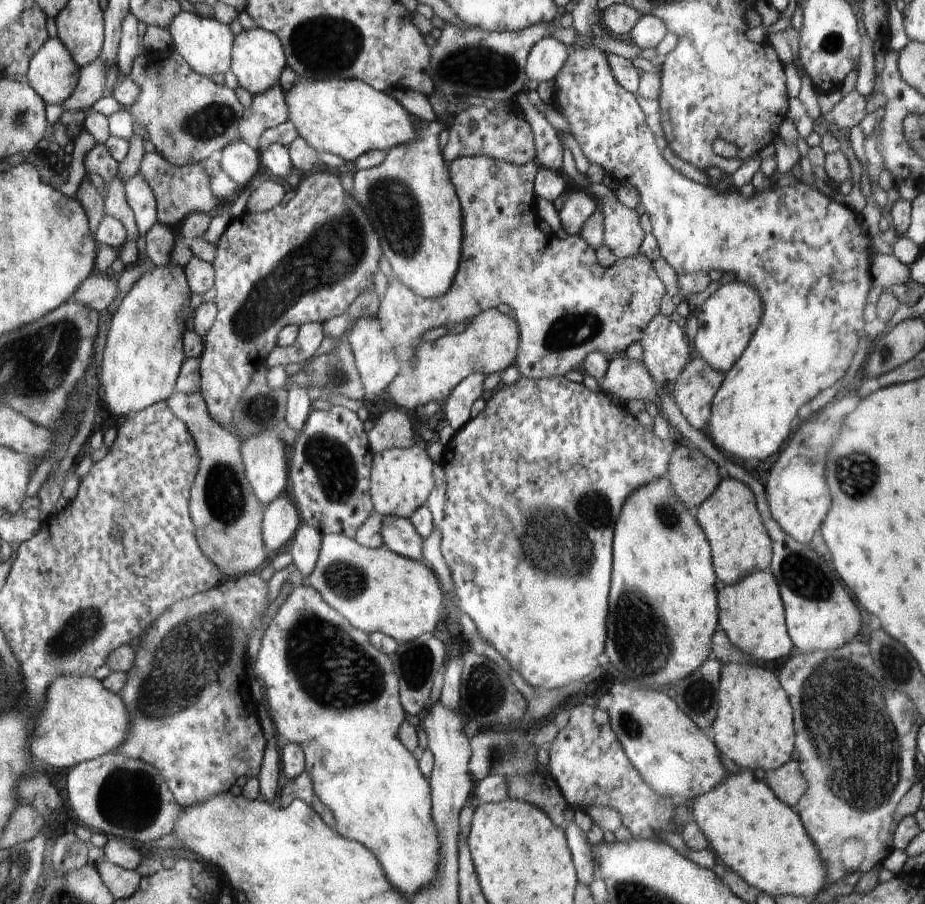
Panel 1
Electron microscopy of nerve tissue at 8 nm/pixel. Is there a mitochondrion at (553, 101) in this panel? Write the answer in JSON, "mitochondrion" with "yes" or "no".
{"mitochondrion":"no"}

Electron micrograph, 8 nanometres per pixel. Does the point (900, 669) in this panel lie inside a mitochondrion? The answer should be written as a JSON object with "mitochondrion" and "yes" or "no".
{"mitochondrion":"yes"}

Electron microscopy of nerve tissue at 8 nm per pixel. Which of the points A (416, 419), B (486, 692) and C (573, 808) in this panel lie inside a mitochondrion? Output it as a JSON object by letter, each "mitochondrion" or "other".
{"A":"other","B":"mitochondrion","C":"other"}

